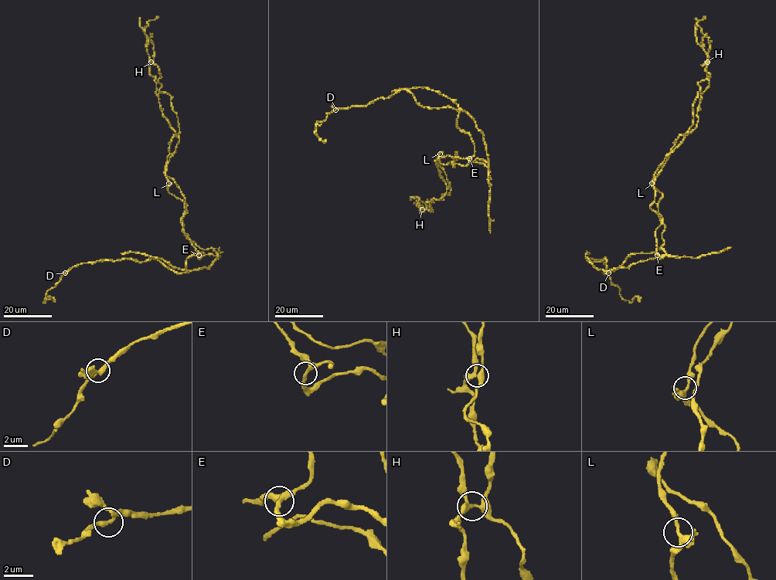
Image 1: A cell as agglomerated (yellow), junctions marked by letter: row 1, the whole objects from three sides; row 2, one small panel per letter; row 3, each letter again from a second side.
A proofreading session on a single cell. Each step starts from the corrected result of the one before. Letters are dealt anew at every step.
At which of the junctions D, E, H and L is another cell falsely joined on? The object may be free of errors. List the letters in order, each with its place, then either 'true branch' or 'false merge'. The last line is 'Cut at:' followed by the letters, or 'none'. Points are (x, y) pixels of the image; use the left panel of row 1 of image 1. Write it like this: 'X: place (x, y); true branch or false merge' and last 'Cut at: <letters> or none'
D: place (65, 273); true branch
E: place (199, 255); true branch
H: place (151, 62); false merge
L: place (168, 183); true branch
Cut at: H

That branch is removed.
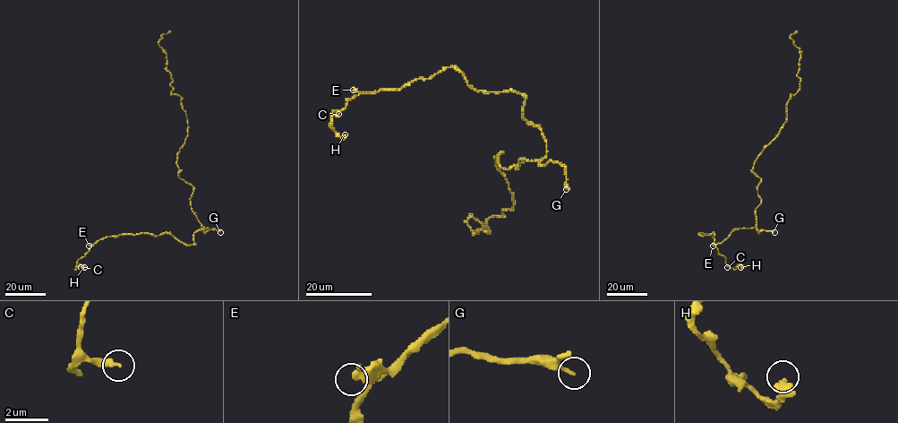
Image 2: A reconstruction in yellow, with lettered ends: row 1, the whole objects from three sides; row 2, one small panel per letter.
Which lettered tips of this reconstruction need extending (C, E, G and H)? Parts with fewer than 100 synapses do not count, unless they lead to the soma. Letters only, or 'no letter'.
G

